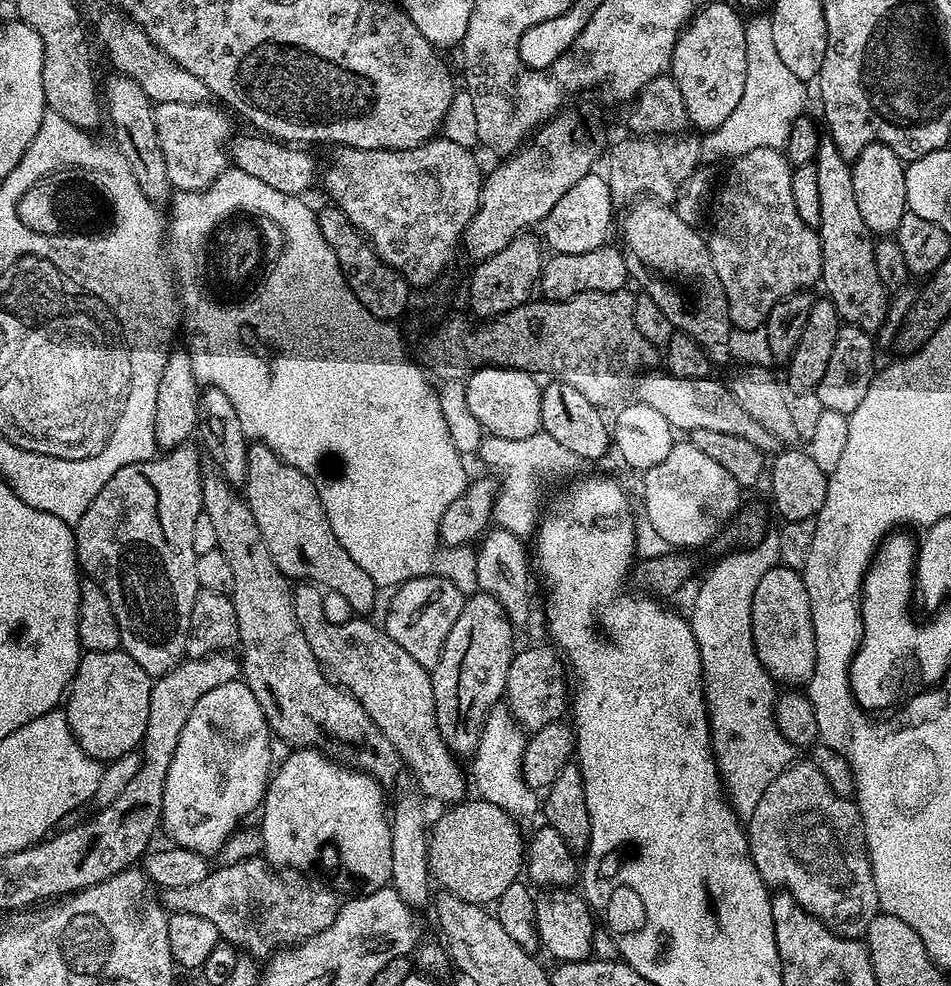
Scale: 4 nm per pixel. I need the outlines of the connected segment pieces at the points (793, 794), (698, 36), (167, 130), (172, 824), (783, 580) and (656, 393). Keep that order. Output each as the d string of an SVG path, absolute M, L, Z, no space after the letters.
M797 759L770 786L766 794L754 806L754 814L747 817L748 849L750 858L762 874L764 883L788 892L811 916L818 918L831 932L847 940L858 940L868 935L870 922L881 915L878 890L874 886L874 874L868 857L864 823L855 799L840 796L824 777L819 763Z
M709 2L688 21L679 39L676 40L670 74L682 90L682 99L686 102L689 125L693 129L700 128L696 130L701 133L710 132L713 128L722 126L722 122L726 122L726 118L730 118L734 106L738 106L738 101L742 99L742 89L746 87L745 23L745 17L740 17L730 5Z
M166 102L165 104L155 105L154 108L154 126L158 132L158 146L162 150L162 158L166 162L166 174L168 175L169 185L173 189L182 192L200 192L203 188L210 188L212 184L220 177L221 172L229 167L230 160L226 155L226 145L230 140L230 131L228 132L228 120L216 108L211 108L211 103L195 104L194 106L182 106L182 102Z
M237 678L231 680L222 686L218 686L214 690L210 690L206 694L202 694L202 698L198 698L194 710L190 710L190 718L186 718L186 726L182 726L180 737L178 738L178 746L170 758L170 768L166 770L166 786L162 790L160 818L163 831L168 831L168 836L172 839L169 841L177 848L189 848L206 857L211 857L213 855L212 852L218 851L219 848L231 838L232 831L234 831L255 808L257 811L257 809L263 805L264 795L268 789L268 782L274 771L274 760L272 764L272 744L274 745L274 737L272 735L272 729L268 727L266 714L262 710L262 706L258 706L258 698L254 698L250 686L245 684L243 679Z
M777 566L762 574L762 582L758 582L758 590L754 590L752 599L752 641L762 666L770 673L773 681L781 685L788 684L784 686L807 685L814 674L816 642L810 614L810 594L806 594L803 575L797 569Z
M648 370L640 374L644 376L635 377L634 396L636 392L635 399L639 403L654 406L654 410L658 410L658 414L662 414L662 418L666 418L666 422L670 422L674 430L680 431L681 428L684 434L690 434L694 430L719 430L721 434L738 434L746 438L746 442L754 442L754 446L758 446L758 450L765 454L781 451L780 439L770 430L766 430L762 422L757 422L751 414L742 410L731 387L726 388L718 381L712 380L713 378L695 380L674 376L667 370L656 371Z

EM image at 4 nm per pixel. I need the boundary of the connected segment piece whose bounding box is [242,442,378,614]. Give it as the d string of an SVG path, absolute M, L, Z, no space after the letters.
M255 442L248 446L248 473L242 485L242 495L248 501L250 514L254 514L254 522L258 522L258 530L282 574L287 576L292 582L311 582L321 589L333 592L336 596L341 596L356 614L372 614L376 608L376 592L378 585L342 550L342 542L330 530L330 518L326 518L326 510L322 510L322 498L318 498L318 490L302 470L282 462L274 450L270 450L264 444Z

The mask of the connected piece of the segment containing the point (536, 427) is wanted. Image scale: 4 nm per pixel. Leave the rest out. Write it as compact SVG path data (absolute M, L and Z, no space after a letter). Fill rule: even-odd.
M477 368L466 380L466 402L485 433L498 438L524 439L540 432L542 384L533 373L517 368Z

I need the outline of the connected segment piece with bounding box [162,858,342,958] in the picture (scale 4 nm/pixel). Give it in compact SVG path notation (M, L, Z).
M240 860L237 864L228 864L225 868L213 867L202 882L195 886L178 886L166 888L162 892L162 903L169 913L185 912L199 914L202 918L210 918L214 926L218 926L221 941L227 942L237 949L249 948L256 956L268 958L285 942L299 942L326 930L332 920L340 913L341 897L338 898L328 888L316 884L311 888L300 880L283 880L281 873L273 868L267 860Z

